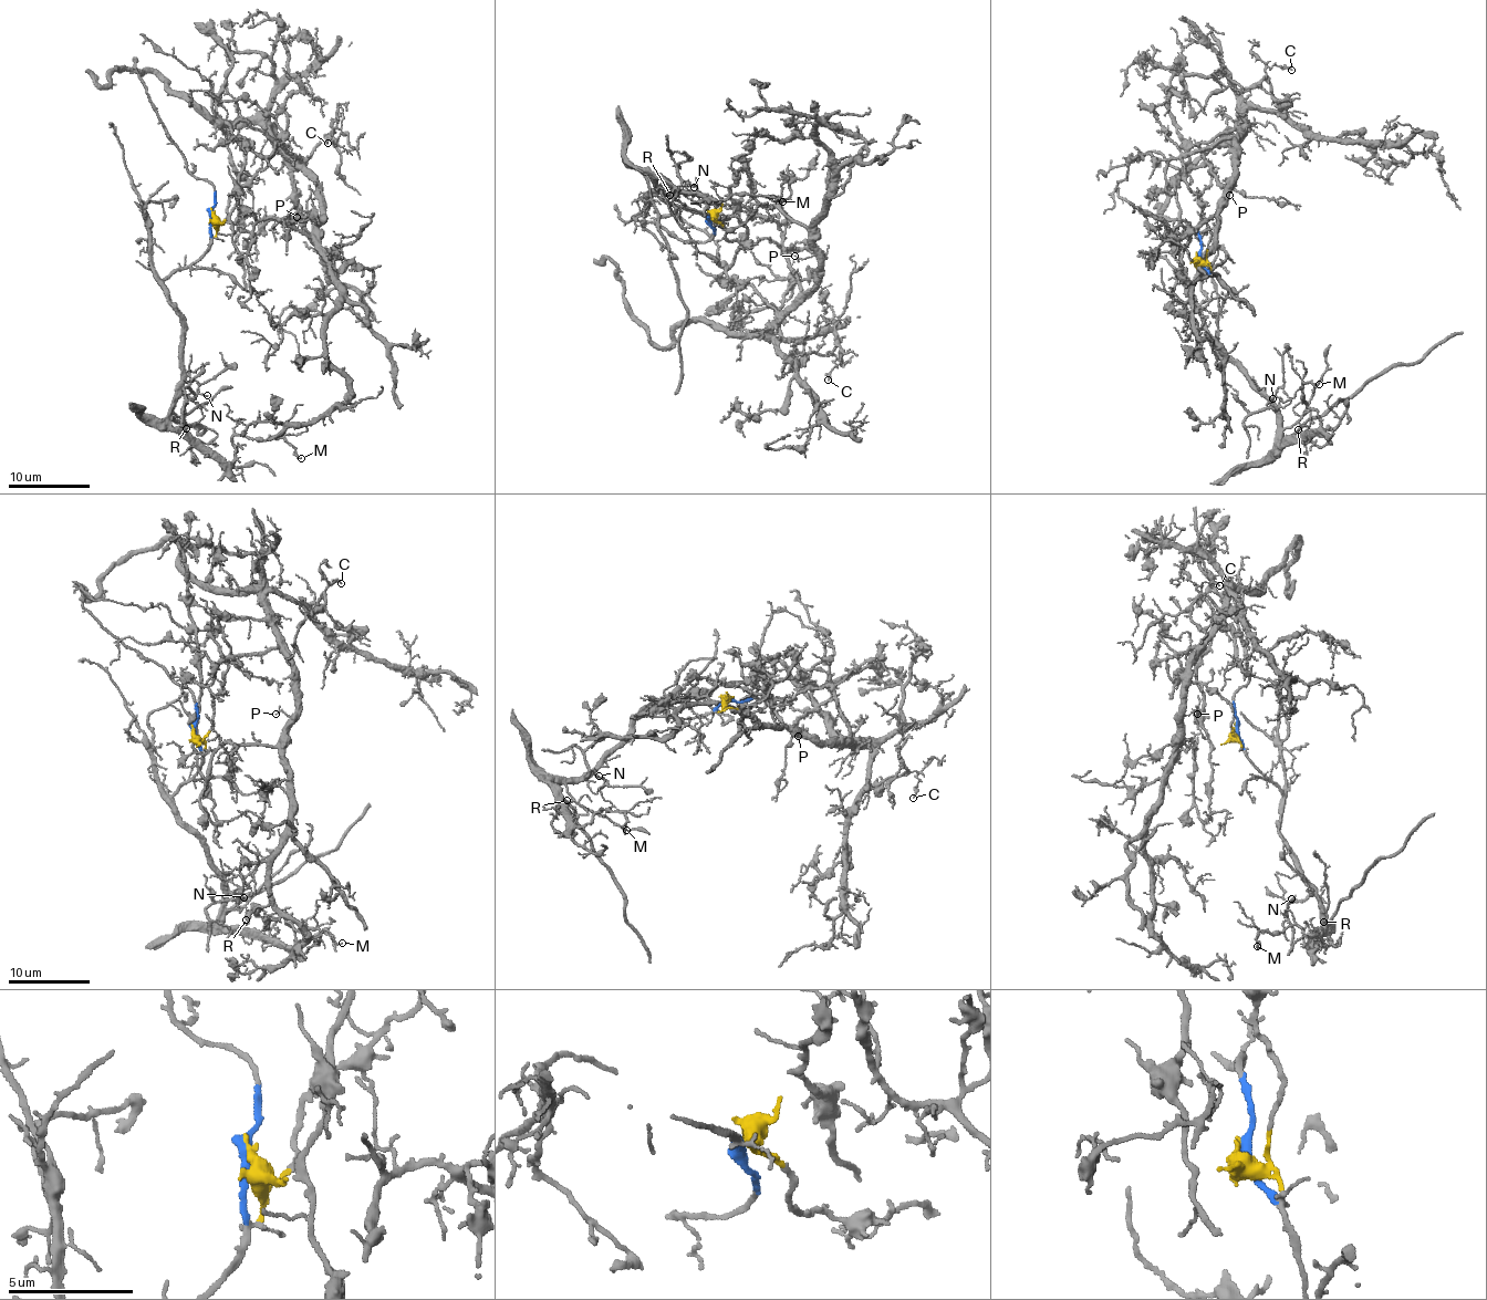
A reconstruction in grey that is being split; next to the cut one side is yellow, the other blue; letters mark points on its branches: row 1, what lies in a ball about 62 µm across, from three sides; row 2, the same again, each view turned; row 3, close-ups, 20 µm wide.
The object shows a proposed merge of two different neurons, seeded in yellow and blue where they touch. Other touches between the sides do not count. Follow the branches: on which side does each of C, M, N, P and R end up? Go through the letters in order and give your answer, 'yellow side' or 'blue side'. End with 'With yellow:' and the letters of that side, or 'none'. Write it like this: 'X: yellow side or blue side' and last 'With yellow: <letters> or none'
C: yellow side
M: blue side
N: blue side
P: yellow side
R: blue side
With yellow: C, P

